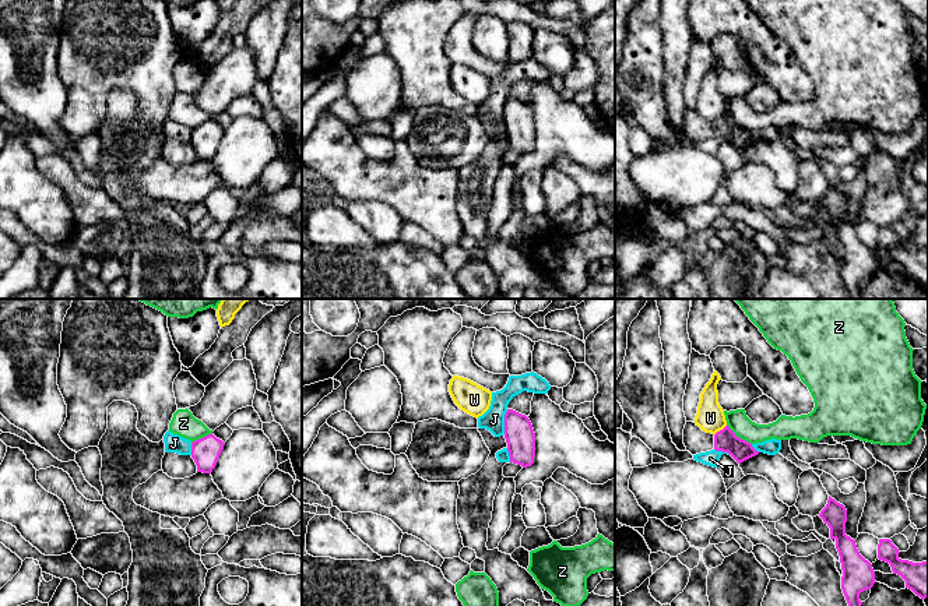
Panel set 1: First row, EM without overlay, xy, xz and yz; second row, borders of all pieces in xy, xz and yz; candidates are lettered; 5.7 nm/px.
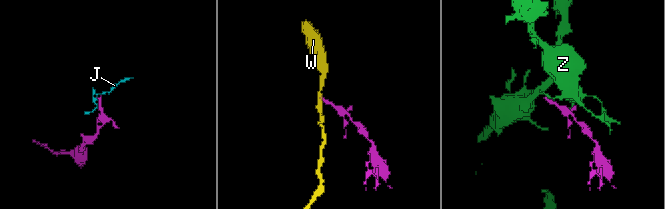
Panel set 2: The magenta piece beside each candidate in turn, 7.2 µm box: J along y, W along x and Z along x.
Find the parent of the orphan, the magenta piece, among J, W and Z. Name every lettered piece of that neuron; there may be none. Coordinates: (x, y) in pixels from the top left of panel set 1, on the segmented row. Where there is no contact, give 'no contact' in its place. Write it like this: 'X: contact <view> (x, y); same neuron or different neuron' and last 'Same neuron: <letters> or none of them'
J: contact xz (505, 422); different neuron
W: contact yz (720, 430); different neuron
Z: contact yz (738, 437); different neuron
Same neuron: none of them

